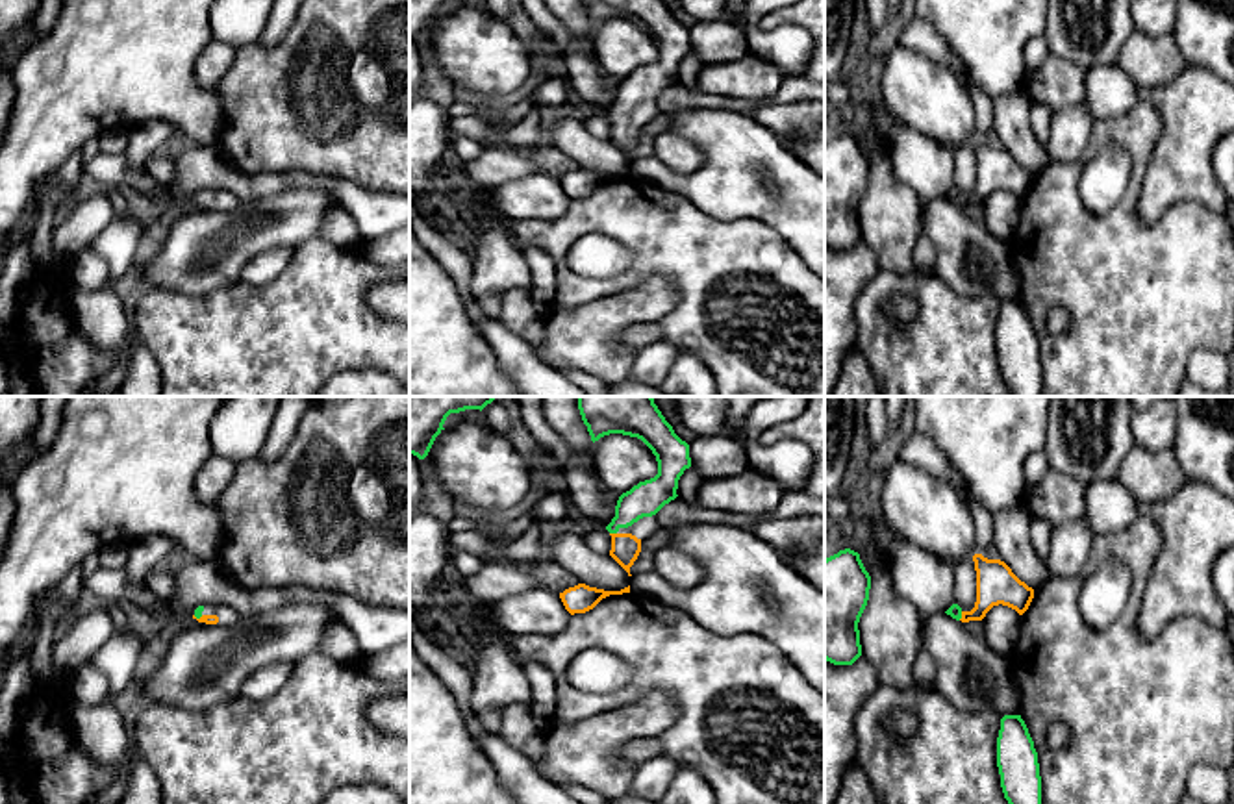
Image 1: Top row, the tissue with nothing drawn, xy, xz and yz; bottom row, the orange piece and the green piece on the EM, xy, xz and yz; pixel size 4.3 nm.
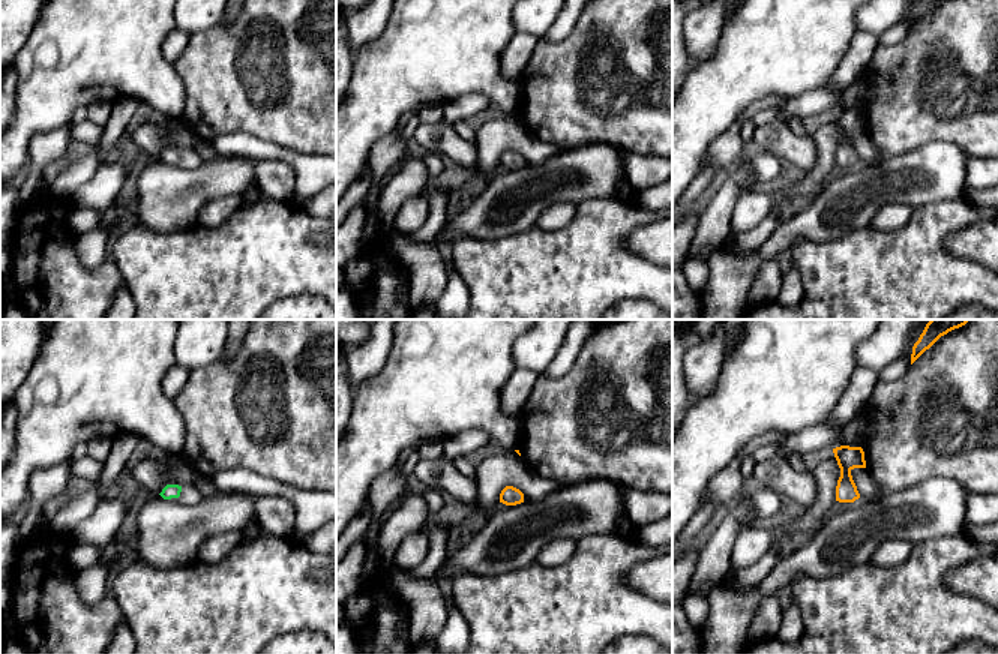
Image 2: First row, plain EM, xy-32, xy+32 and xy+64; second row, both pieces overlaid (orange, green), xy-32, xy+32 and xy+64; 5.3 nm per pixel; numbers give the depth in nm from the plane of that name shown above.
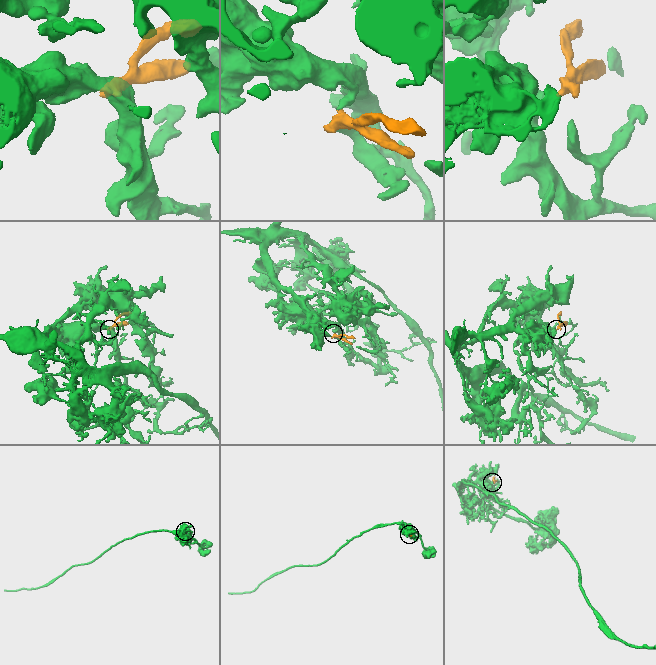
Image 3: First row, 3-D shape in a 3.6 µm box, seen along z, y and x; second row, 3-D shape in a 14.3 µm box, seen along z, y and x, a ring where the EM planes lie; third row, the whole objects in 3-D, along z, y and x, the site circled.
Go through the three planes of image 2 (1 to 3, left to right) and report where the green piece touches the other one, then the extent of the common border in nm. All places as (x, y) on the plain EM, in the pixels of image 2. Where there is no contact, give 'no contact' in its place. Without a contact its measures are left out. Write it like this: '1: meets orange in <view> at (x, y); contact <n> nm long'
1: no contact
2: no contact
3: no contact

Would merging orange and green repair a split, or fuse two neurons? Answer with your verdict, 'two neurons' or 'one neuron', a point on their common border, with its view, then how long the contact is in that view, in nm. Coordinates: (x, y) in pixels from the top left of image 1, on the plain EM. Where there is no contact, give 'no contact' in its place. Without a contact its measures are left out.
one neuron | xz (614, 119) | 30 nm

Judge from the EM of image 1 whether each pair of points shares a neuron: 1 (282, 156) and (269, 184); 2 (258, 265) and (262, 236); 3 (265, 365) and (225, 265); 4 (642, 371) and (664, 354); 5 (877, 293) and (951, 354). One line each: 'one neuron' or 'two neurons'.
1: two neurons
2: two neurons
3: two neurons
4: one neuron
5: one neuron

